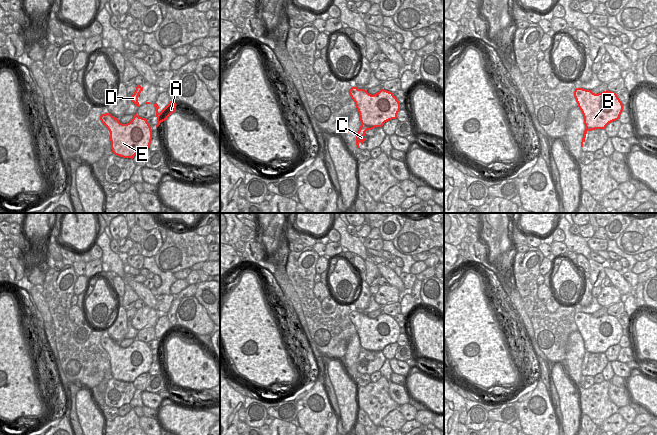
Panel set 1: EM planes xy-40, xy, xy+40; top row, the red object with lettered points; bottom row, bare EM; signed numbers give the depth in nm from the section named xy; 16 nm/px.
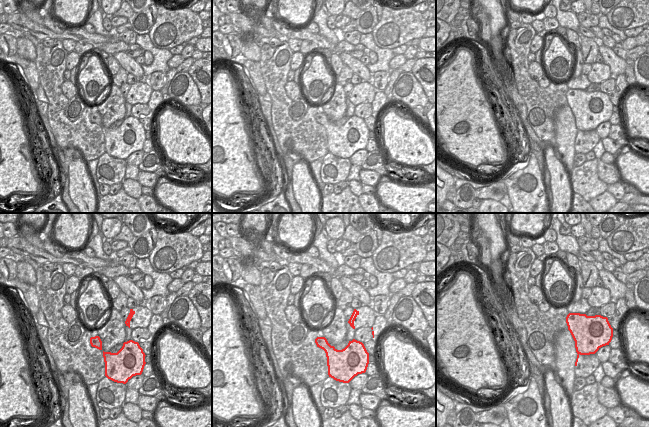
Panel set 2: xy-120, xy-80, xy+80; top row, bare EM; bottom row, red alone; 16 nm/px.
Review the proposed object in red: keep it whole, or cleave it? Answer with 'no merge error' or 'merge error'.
no merge error

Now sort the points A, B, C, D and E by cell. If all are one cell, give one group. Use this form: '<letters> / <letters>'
A B C D E

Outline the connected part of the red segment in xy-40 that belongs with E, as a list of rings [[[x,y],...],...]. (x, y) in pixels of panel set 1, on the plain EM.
[[[110,337],[101,338],[100,344],[110,356],[113,378],[133,383],[139,375],[149,372],[152,353],[147,343],[139,341],[137,337],[127,348],[120,347]]]

